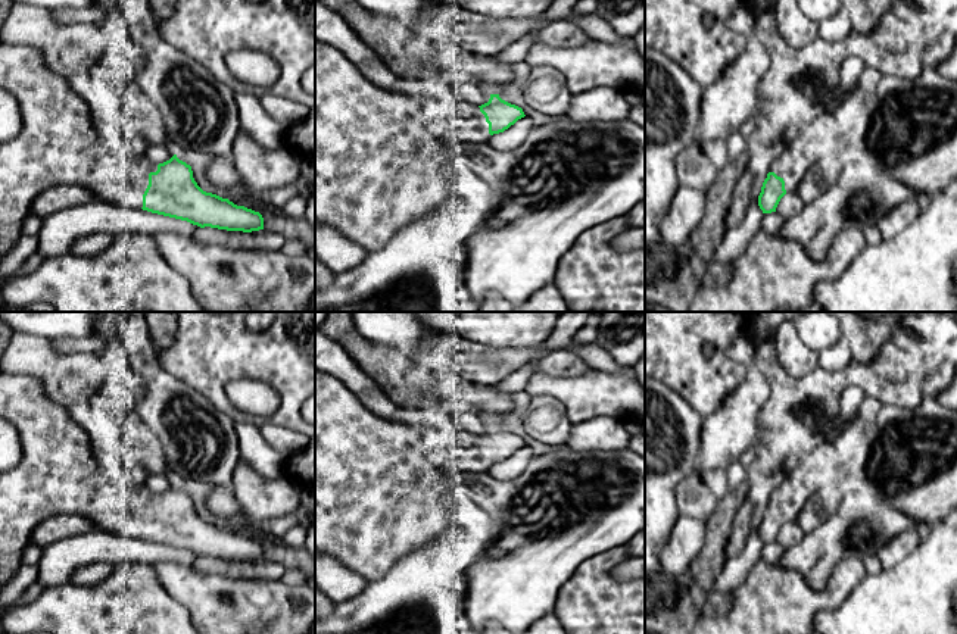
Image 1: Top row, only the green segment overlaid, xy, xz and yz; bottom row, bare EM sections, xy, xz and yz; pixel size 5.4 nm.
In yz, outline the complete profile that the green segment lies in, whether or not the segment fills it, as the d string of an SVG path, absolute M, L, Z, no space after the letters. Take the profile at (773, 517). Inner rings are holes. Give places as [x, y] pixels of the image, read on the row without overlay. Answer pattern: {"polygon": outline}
{"polygon": "M791 477L783 481L770 494L767 507L761 516L758 535L763 543L776 541L780 528L798 516L810 496L811 488L797 477Z"}

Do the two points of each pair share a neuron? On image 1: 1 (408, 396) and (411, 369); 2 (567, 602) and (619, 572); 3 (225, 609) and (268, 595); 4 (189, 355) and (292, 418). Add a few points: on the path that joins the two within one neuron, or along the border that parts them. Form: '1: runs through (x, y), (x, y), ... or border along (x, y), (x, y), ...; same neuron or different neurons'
1: runs through (411, 390), (411, 375); same neuron
2: border along (626, 559), (613, 571), (620, 581); different neurons
3: runs through (236, 609), (258, 603); same neuron
4: runs through (221, 355), (256, 355), (287, 386); same neuron

